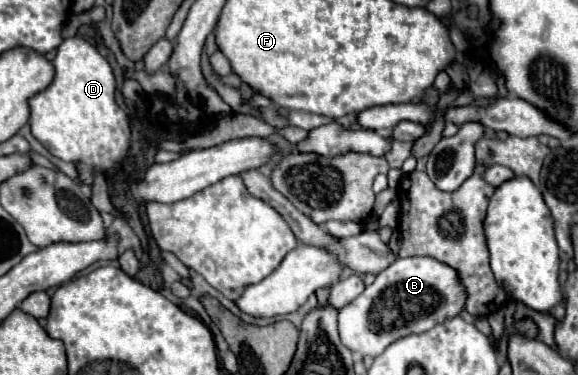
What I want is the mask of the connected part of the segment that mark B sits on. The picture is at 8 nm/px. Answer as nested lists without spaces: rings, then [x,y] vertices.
[[[395,256],[395,260],[375,276],[375,282],[353,302],[339,310],[341,344],[361,356],[379,356],[383,350],[409,334],[423,334],[433,326],[461,314],[467,290],[455,268],[429,256]]]

